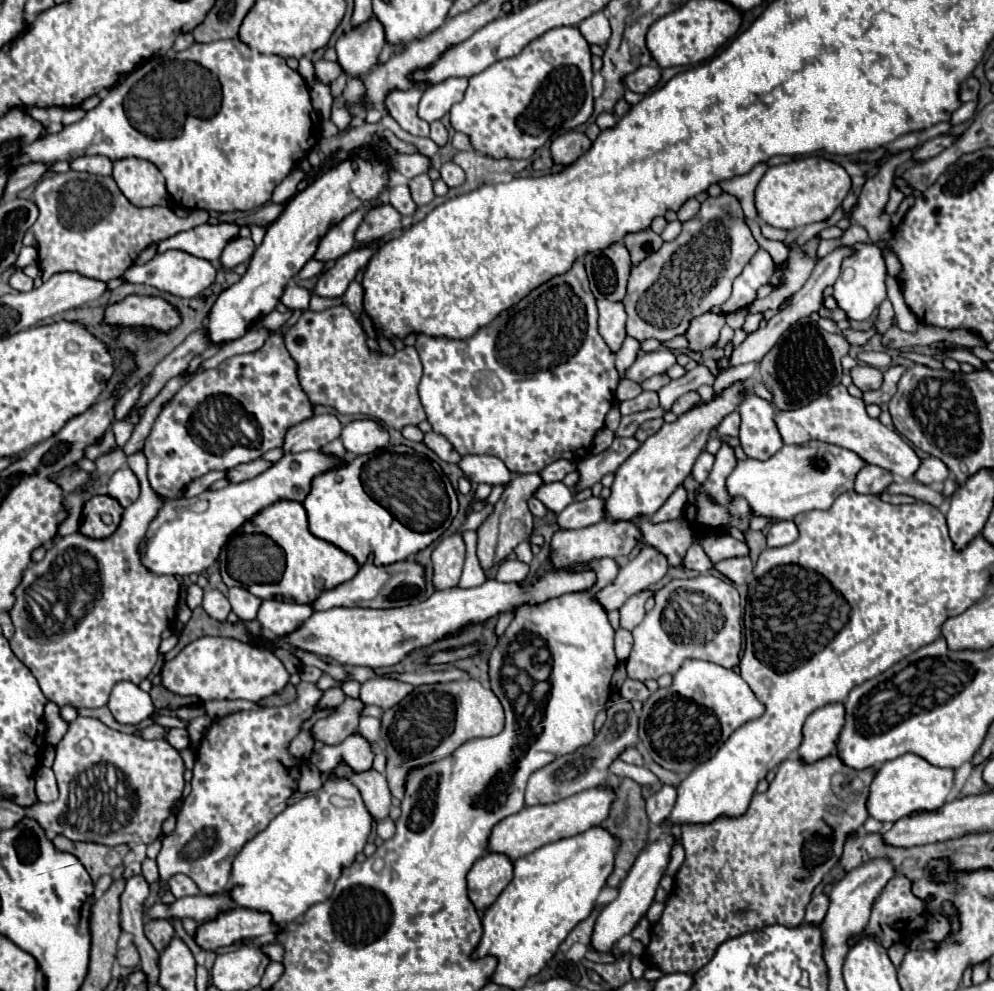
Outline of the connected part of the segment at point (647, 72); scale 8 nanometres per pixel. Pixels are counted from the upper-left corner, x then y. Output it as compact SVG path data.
M646 65L646 67L640 67L638 71L630 73L628 79L626 79L626 87L630 91L636 91L636 93L648 93L650 89L654 89L660 81L660 67L654 67L654 65Z

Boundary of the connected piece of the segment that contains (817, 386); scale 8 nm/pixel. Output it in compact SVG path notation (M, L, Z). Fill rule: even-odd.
M812 317L798 319L780 339L778 347L774 347L764 359L760 361L760 377L762 383L772 391L776 397L774 403L778 409L796 409L812 399L824 395L826 389L832 389L842 379L842 365L840 359L848 355L850 345L840 333L828 333L818 327Z

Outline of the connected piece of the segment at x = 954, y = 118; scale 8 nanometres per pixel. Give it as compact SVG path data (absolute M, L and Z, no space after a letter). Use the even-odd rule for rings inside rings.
M970 101L970 103L962 103L954 113L951 115L950 123L952 125L958 125L958 123L964 123L968 121L972 115L974 115L974 109L976 109L976 101Z

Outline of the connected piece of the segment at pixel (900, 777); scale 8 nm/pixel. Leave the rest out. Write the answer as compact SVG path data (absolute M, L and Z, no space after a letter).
M904 753L878 769L868 795L868 813L878 821L894 823L896 819L902 819L914 811L934 811L948 801L952 787L954 769L934 767L920 755Z

